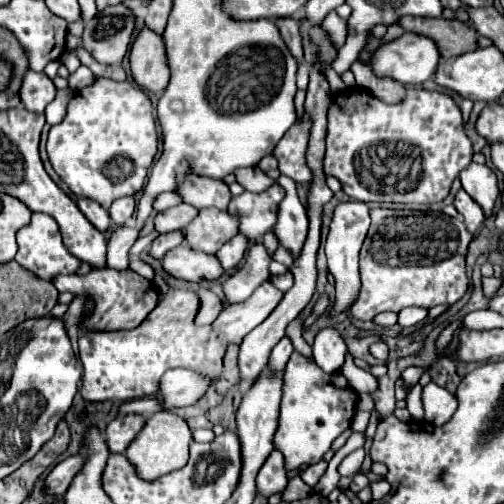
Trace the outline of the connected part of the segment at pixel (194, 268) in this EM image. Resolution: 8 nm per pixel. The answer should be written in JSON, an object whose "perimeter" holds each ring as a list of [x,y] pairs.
{"perimeter":[[[186,242],[168,250],[168,254],[162,258],[162,266],[172,276],[190,282],[216,280],[224,274],[224,268],[214,254],[192,250]]]}

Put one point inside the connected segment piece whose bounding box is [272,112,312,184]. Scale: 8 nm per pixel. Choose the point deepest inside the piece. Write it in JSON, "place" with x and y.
{"place":[291,154]}

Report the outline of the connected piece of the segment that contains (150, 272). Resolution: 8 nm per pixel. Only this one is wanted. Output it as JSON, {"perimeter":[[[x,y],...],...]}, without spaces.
{"perimeter":[[[141,259],[132,260],[129,264],[129,268],[140,274],[142,277],[148,278],[148,280],[154,279],[154,270],[149,264]]]}

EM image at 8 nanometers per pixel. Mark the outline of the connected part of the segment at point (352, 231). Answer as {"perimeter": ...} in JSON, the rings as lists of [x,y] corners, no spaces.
{"perimeter":[[[344,202],[338,204],[336,212],[334,212],[334,220],[330,224],[330,232],[326,238],[326,258],[328,258],[328,272],[334,276],[336,280],[336,298],[334,304],[328,312],[330,318],[348,312],[350,306],[356,302],[358,294],[360,294],[360,274],[358,274],[358,254],[362,248],[362,242],[366,238],[370,226],[370,216],[368,216],[368,206],[362,202]]]}

